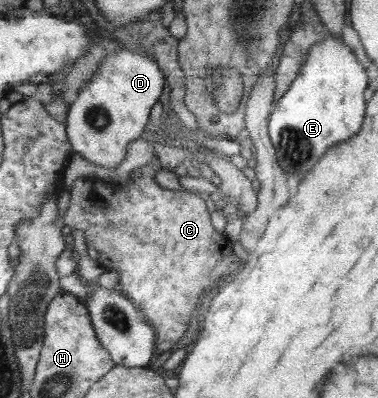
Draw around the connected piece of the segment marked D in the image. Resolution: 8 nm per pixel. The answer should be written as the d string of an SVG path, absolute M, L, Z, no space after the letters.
M122 49L120 52L114 53L107 52L105 50L103 51L104 55L100 65L98 65L98 73L94 73L94 75L91 77L91 80L89 80L89 82L87 82L87 84L79 92L77 92L76 99L72 101L72 104L70 104L67 110L66 132L68 140L72 146L72 150L80 153L82 157L88 159L88 161L92 161L92 163L98 166L116 167L116 165L118 165L118 163L124 159L128 143L140 138L140 134L142 134L144 127L146 124L148 124L148 122L150 122L150 111L152 111L152 106L154 106L154 103L158 101L160 95L162 94L162 90L164 89L165 74L160 70L158 63L156 63L156 61L154 61L150 55L146 55L146 53L128 49Z

